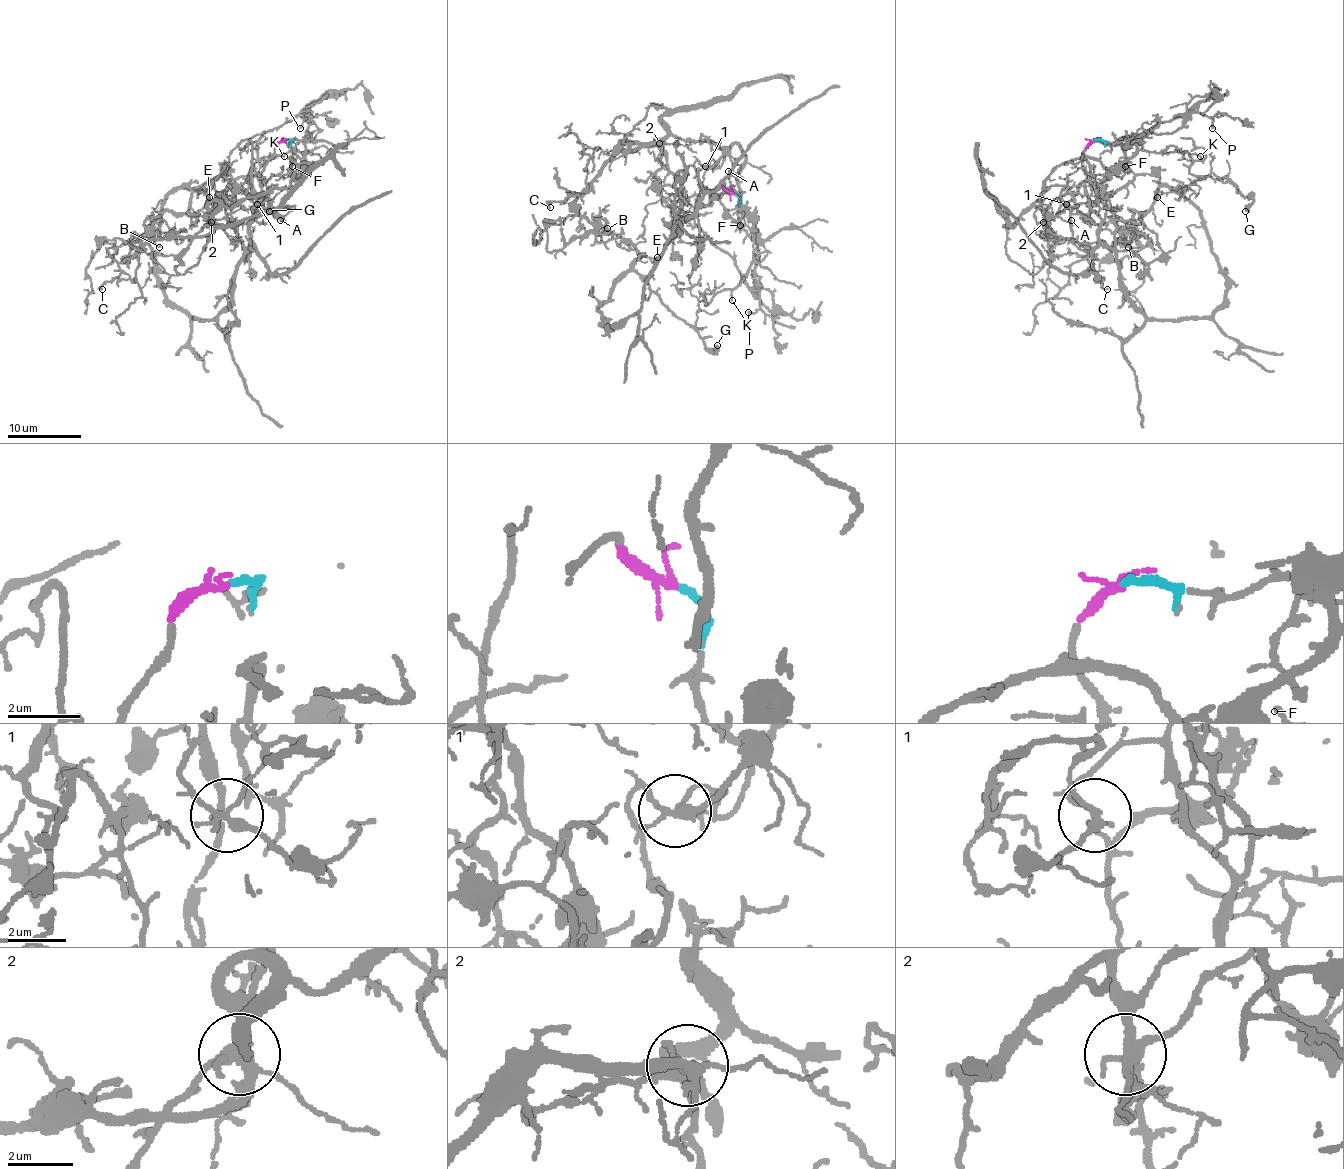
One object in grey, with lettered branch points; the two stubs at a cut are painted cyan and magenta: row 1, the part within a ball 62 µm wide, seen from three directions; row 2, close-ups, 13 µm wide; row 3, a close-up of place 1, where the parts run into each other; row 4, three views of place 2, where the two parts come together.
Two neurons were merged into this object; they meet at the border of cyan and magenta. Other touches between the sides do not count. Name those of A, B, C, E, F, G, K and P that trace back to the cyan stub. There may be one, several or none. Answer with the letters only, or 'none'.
C, F, K, P

